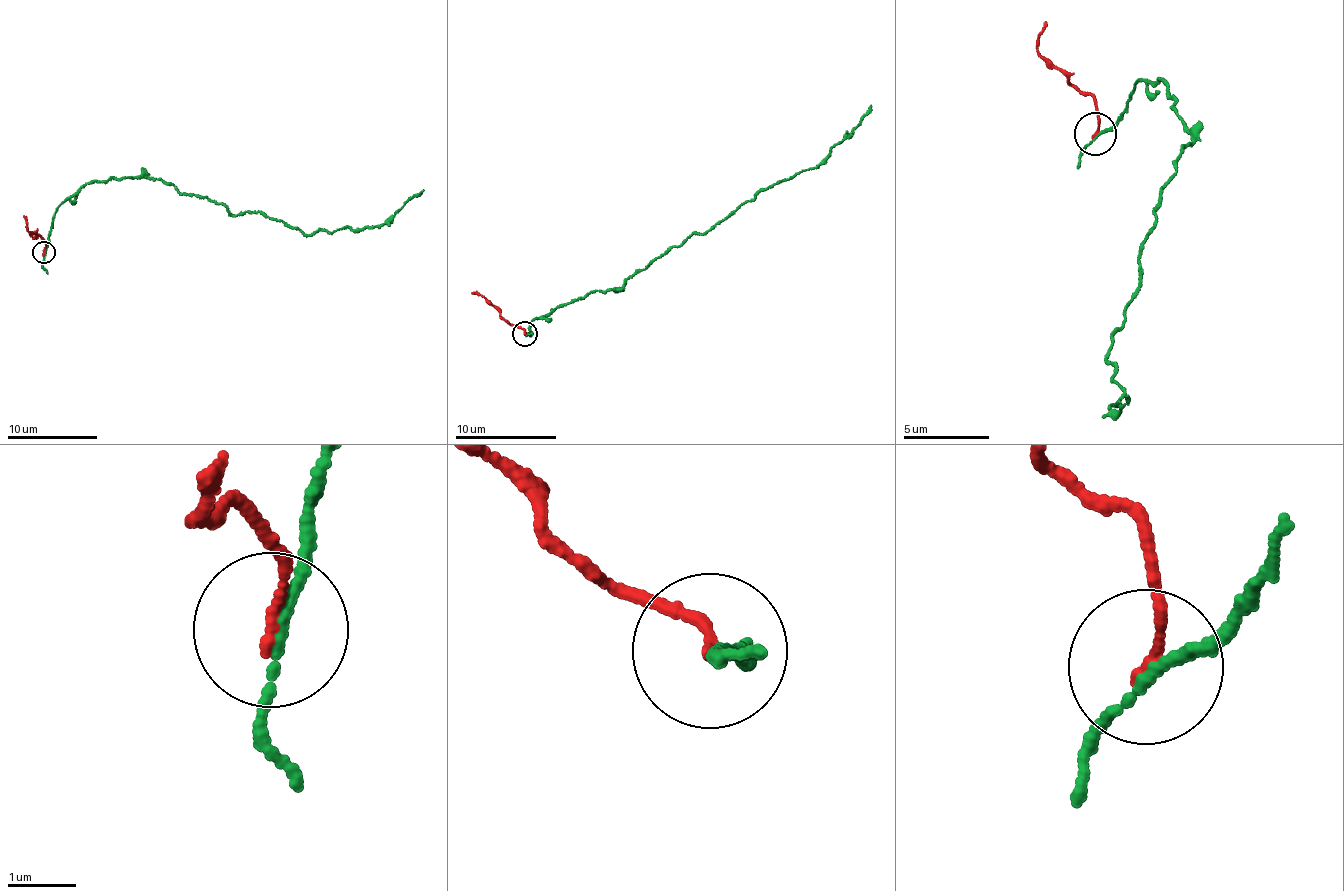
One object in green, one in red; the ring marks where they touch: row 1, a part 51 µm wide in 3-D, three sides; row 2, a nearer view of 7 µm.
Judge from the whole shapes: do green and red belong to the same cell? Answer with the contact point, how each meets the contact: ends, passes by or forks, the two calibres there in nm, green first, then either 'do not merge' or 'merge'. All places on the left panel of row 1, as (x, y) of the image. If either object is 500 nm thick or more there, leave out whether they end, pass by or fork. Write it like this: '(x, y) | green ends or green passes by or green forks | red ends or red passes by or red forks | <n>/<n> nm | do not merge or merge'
(43, 252) | green passes by | red ends | 140/110 nm | do not merge

